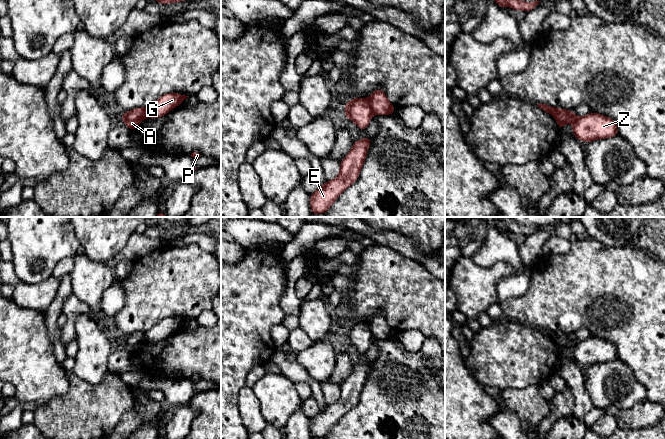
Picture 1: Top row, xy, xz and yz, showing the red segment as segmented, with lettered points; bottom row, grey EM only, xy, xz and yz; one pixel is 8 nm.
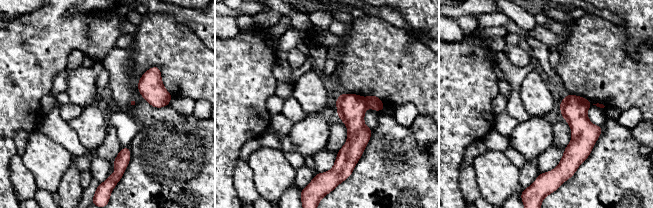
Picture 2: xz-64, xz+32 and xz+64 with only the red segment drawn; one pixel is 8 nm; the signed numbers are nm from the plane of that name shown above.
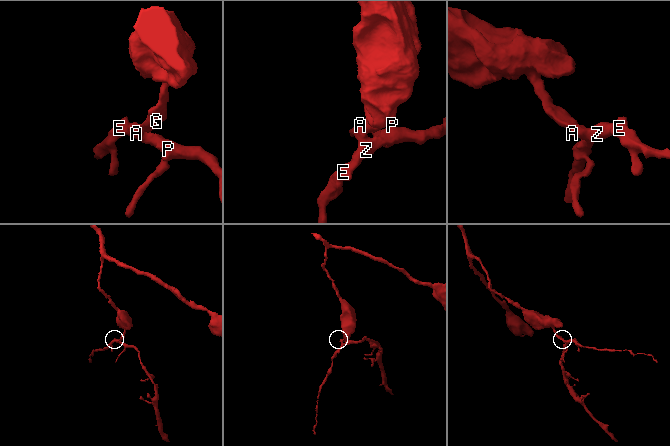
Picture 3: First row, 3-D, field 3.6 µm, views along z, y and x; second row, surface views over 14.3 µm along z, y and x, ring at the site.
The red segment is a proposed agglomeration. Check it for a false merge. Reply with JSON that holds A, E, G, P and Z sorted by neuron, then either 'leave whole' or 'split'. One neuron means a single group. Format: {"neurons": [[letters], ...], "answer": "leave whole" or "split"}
{"neurons": [["A", "E", "P", "Z"], ["G"]], "answer": "split"}

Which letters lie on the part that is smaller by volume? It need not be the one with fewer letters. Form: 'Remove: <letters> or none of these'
Remove: A, E, P, Z

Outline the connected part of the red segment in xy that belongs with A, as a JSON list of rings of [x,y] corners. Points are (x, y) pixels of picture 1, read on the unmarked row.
[[[138,331],[120,339],[121,344],[131,354],[136,354],[139,347],[146,342],[145,333]]]

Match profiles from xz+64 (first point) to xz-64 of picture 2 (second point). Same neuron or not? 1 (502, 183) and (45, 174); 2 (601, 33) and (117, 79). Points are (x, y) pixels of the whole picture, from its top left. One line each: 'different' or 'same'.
1: same
2: different

